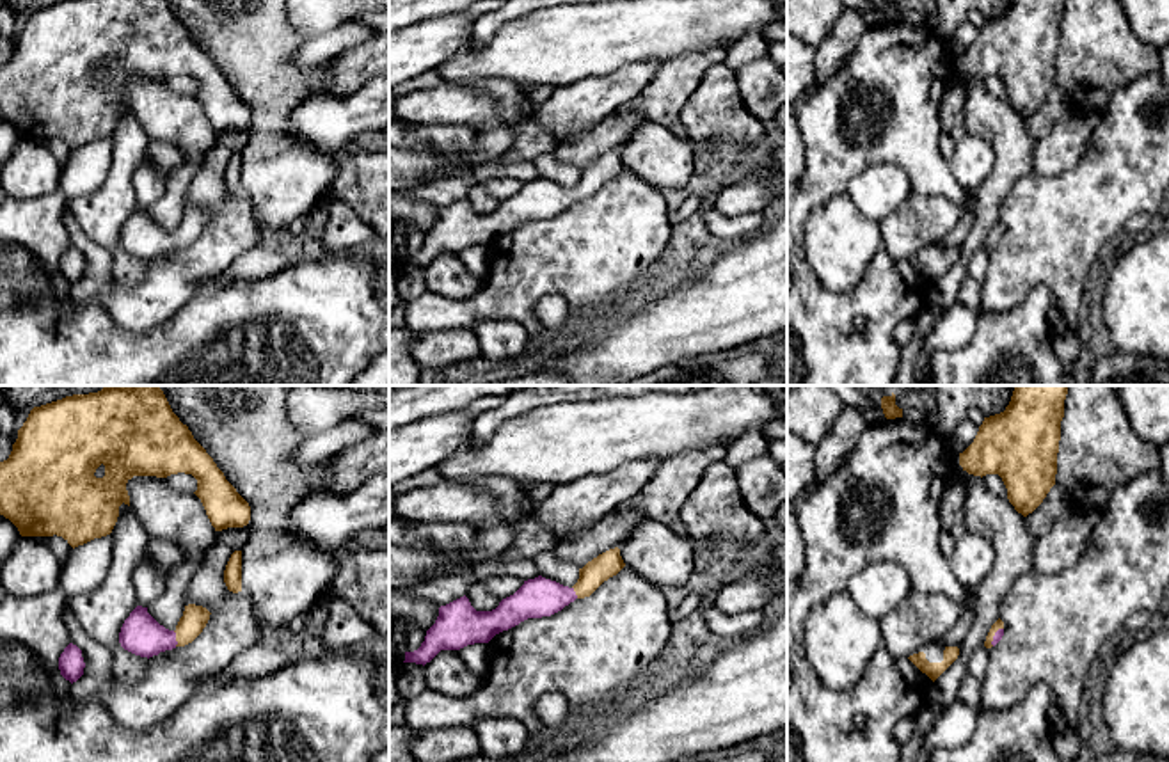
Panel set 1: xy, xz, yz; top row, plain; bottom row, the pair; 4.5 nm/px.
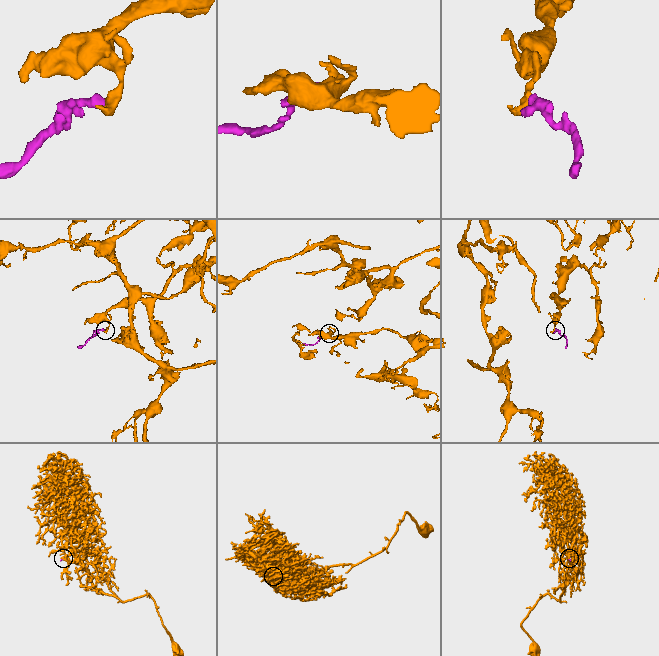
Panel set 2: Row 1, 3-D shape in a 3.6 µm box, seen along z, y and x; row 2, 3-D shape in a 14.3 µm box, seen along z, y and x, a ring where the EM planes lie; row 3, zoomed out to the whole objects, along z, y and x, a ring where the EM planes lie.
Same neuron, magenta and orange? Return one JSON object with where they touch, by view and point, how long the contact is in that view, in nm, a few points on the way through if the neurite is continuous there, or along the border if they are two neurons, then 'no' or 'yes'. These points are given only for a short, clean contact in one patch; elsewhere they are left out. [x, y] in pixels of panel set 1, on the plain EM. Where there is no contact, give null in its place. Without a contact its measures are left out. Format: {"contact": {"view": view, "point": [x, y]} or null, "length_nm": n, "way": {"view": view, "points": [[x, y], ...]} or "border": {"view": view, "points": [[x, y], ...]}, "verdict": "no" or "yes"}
{"contact": {"view": "xy", "point": [174, 240]}, "length_nm": 70, "way": {"view": "xy", "points": [[141, 237], [146, 240], [174, 240], [194, 221]]}, "verdict": "yes"}

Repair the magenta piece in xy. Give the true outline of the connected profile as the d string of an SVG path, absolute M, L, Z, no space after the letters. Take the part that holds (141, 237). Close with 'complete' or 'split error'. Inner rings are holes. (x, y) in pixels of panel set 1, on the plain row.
M188 206L176 231L169 233L147 215L147 210L137 208L121 229L119 245L124 252L149 261L192 245L206 229L210 217L206 210Z | split error

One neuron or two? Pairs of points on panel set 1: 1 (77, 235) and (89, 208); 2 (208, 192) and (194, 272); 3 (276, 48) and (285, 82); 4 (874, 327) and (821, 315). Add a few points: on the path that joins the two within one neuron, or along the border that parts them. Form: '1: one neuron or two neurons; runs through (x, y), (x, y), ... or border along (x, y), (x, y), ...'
1: two neurons; border along (68, 210), (93, 240), (112, 253)
2: one neuron; runs through (219, 212), (219, 246), (212, 253)
3: one neuron; runs through (276, 57), (276, 73)
4: one neuron; runs through (866, 313), (835, 313)

